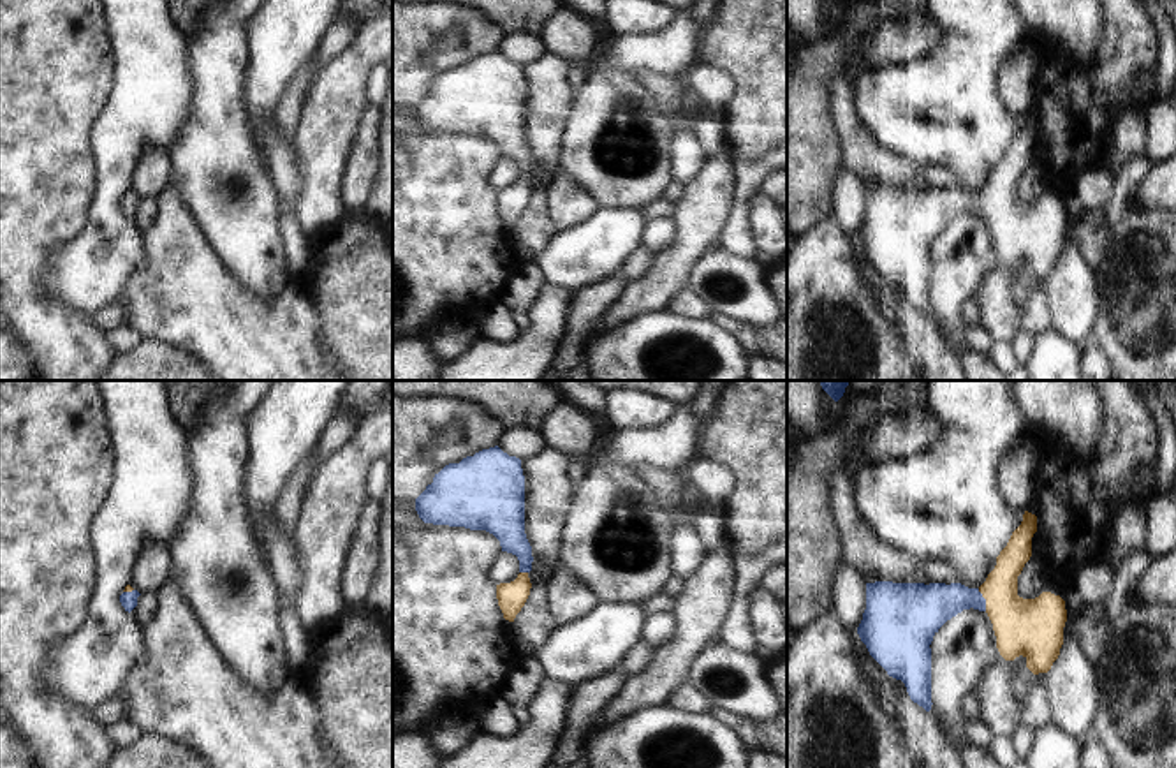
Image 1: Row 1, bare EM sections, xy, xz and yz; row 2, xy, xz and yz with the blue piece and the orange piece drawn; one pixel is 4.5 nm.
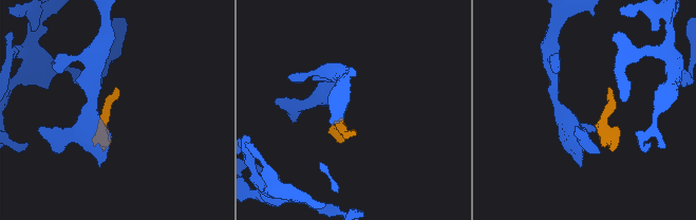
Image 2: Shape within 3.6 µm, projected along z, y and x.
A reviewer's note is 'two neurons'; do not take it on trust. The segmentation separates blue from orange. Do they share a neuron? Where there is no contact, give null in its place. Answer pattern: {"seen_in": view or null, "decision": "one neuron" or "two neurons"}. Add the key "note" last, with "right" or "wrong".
{"seen_in": "yz", "decision": "one neuron", "note": "wrong"}

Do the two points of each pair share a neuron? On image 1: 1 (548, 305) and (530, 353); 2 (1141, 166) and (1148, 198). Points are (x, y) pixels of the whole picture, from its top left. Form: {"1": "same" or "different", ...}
{"1": "same", "2": "different"}

